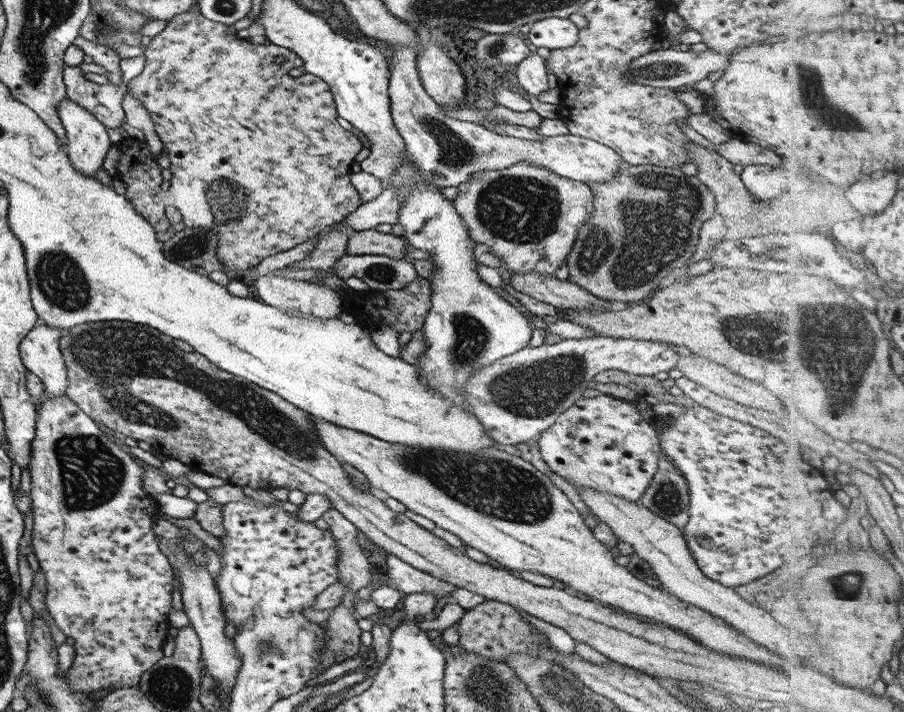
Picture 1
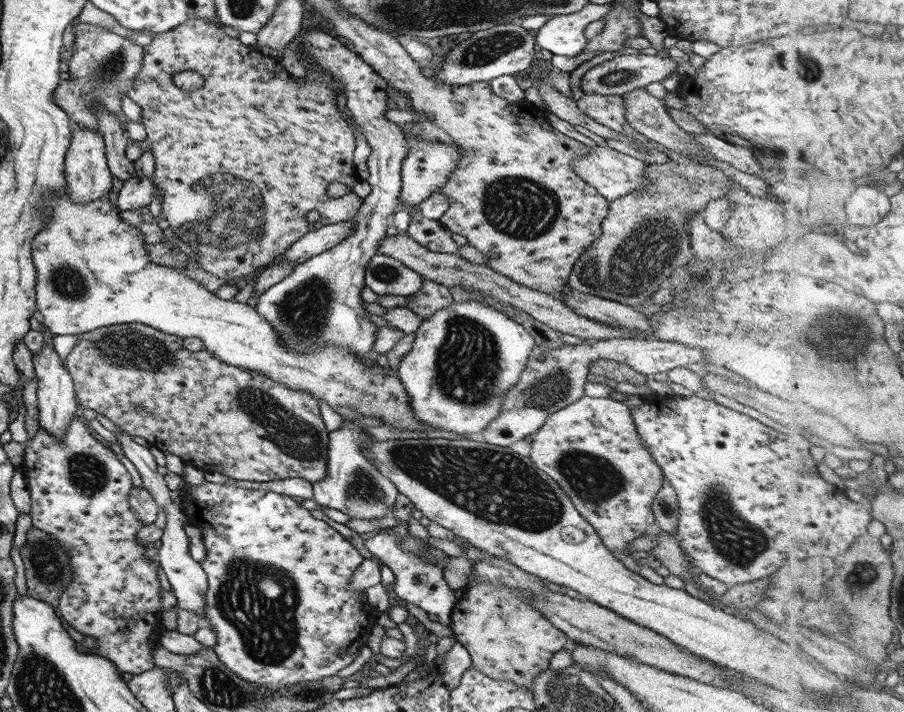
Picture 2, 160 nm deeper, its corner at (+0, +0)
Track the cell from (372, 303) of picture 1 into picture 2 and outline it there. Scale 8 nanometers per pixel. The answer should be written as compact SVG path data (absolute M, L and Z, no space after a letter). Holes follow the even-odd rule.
M422 280L419 291L405 298L407 303L403 307L423 319L452 303L452 296L449 294L449 290L445 286L431 280Z

